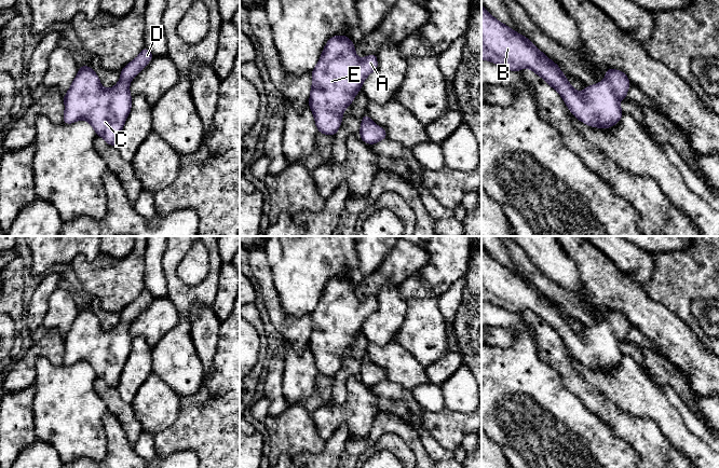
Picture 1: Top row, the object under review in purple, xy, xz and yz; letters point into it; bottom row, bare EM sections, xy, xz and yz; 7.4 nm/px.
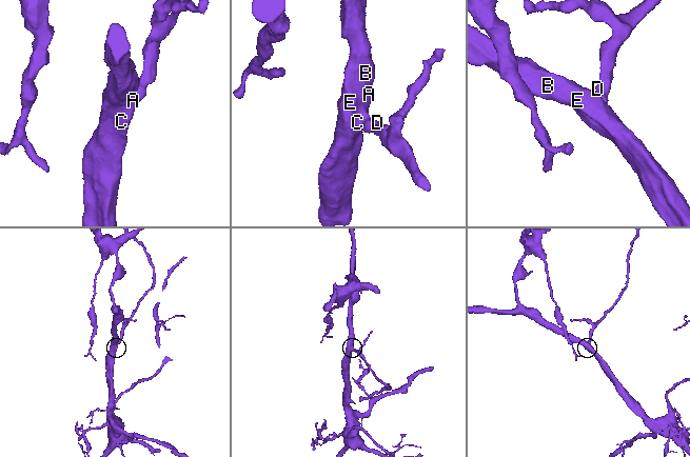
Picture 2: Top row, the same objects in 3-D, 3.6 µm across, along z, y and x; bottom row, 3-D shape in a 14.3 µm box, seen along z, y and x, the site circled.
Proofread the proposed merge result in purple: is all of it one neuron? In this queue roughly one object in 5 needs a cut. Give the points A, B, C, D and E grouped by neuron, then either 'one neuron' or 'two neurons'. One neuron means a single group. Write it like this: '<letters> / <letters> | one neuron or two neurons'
A B C D E | one neuron

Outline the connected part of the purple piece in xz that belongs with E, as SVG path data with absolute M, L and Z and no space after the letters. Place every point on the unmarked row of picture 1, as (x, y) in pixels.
M345 277L330 279L312 312L309 347L318 374L335 377L344 352L362 331L365 320L378 309L377 297L358 300Z

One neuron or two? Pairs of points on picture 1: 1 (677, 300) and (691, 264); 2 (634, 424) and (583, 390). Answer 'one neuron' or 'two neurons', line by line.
1: one neuron
2: one neuron

